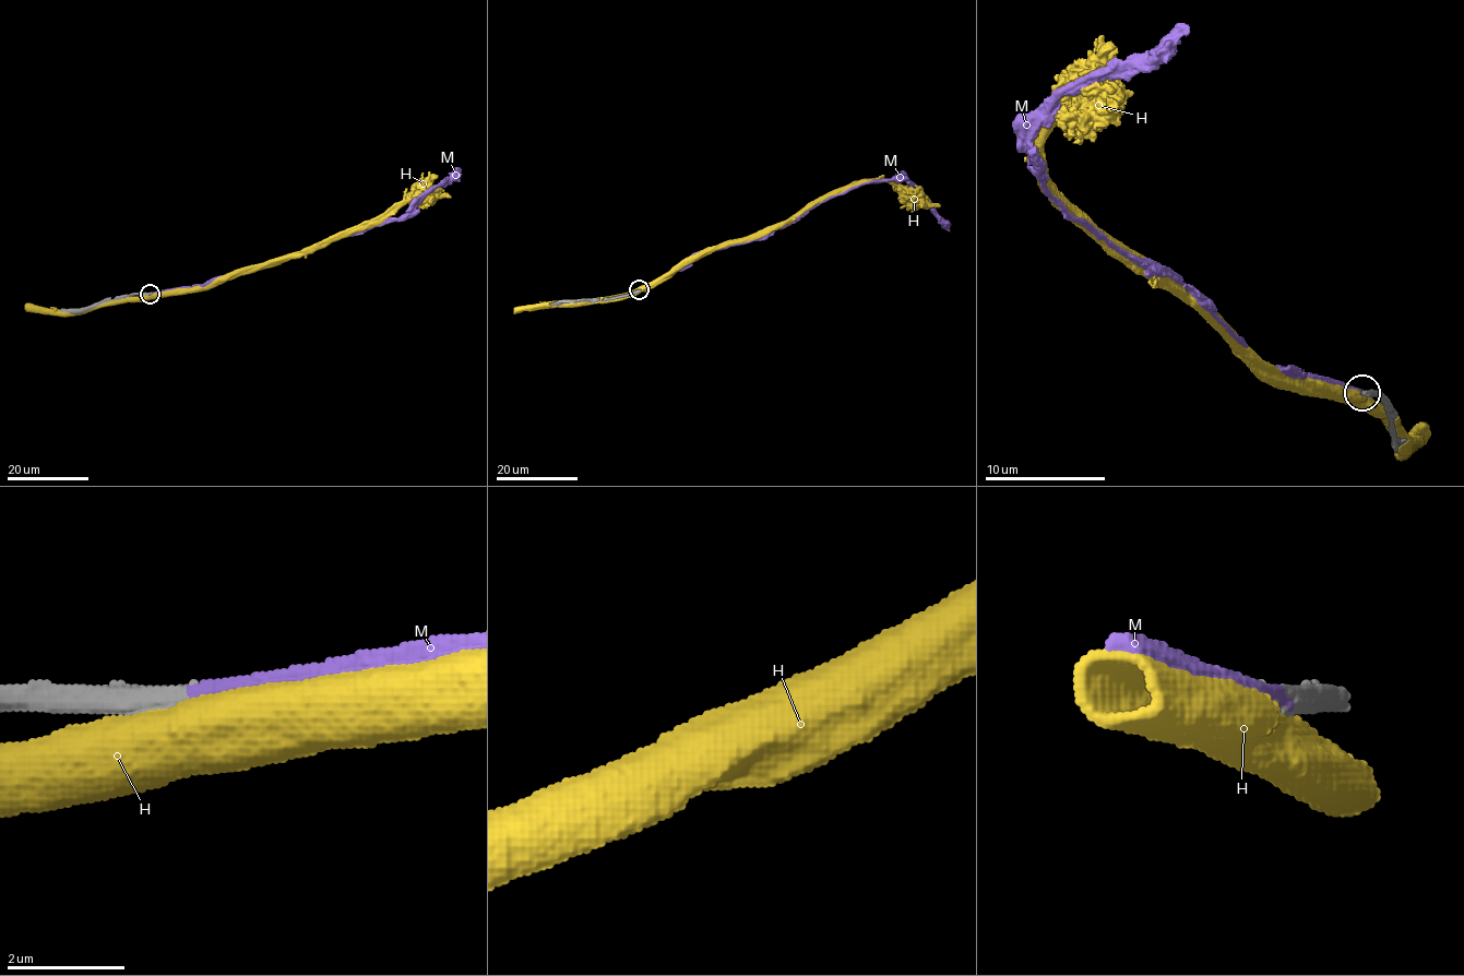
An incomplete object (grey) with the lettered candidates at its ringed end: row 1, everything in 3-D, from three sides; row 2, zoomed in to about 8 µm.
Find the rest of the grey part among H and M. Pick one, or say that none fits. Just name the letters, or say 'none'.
M

